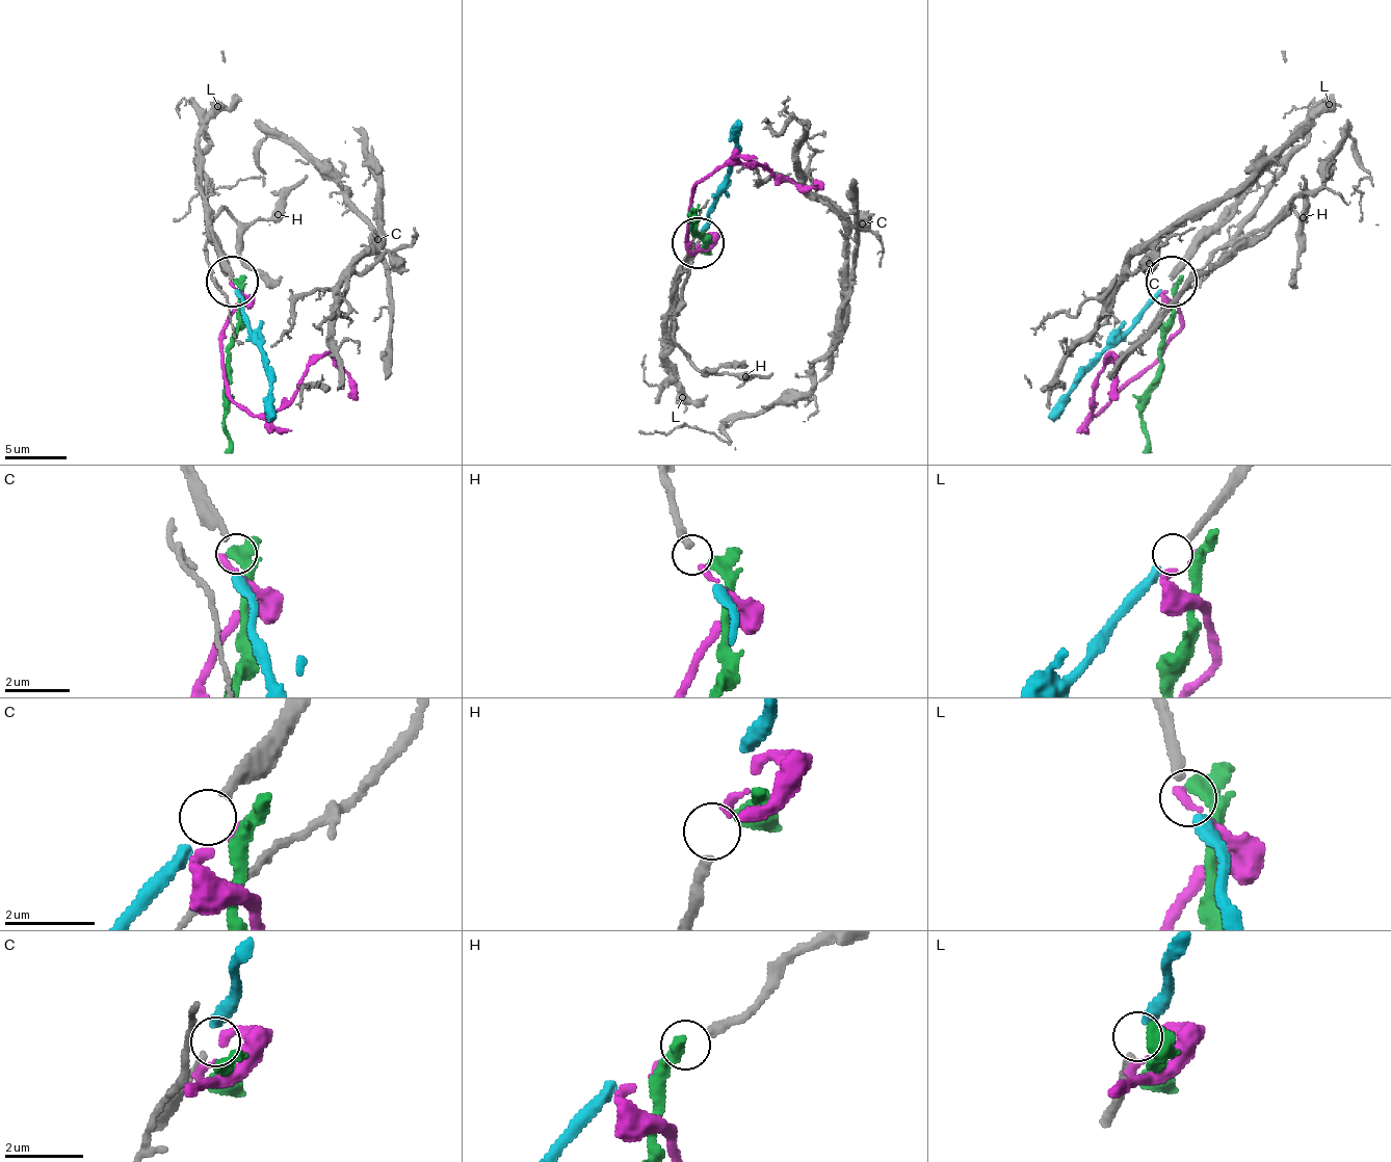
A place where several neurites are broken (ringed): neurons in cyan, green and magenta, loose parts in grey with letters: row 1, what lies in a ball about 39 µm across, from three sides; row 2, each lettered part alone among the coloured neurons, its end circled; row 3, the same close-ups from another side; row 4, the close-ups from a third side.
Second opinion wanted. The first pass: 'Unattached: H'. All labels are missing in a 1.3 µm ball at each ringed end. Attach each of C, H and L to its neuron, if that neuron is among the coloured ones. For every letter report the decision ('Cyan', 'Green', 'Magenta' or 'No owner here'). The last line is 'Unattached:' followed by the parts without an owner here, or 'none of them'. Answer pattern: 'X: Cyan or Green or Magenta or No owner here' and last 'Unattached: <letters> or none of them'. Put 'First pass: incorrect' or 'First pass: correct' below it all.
C: No owner here
H: Magenta
L: Cyan
Unattached: C
First pass: incorrect

